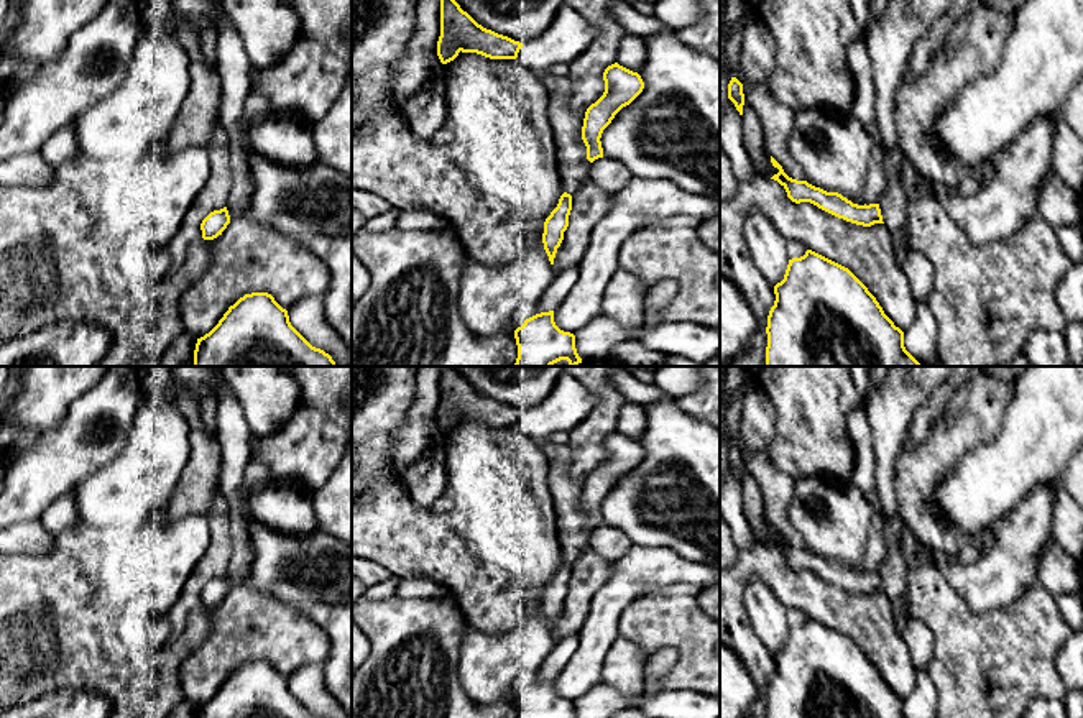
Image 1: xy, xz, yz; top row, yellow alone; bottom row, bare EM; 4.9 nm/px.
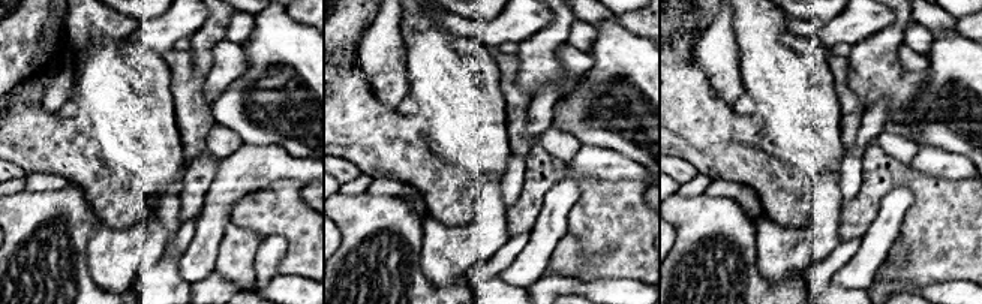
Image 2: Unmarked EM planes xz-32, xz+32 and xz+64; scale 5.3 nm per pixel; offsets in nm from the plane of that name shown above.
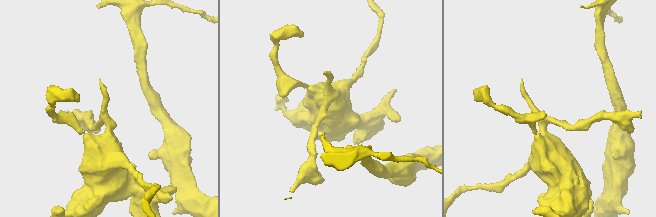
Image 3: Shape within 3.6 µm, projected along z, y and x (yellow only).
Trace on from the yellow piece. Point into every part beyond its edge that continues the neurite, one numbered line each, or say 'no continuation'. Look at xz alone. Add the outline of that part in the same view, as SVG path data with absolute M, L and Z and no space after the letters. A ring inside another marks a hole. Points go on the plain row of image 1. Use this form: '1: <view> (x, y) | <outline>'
no continuation

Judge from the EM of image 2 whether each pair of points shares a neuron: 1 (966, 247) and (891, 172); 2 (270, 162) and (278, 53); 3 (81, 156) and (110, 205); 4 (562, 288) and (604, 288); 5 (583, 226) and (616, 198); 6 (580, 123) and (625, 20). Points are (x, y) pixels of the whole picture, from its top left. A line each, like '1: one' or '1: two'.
1: one
2: two
3: one
4: one
5: one
6: two

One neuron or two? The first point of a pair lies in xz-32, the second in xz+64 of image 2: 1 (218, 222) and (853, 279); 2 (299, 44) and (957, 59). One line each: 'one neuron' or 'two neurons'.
1: one neuron
2: one neuron

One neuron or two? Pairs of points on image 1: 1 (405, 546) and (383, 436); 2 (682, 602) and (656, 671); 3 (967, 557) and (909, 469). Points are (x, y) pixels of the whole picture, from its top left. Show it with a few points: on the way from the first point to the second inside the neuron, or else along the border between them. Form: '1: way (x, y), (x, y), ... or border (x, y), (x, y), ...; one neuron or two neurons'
1: border (393, 467), (385, 467), (368, 485); two neurons
2: border (674, 648), (676, 662), (664, 674), (661, 687); two neurons
3: border (981, 554), (975, 546), (965, 544), (955, 557); two neurons

